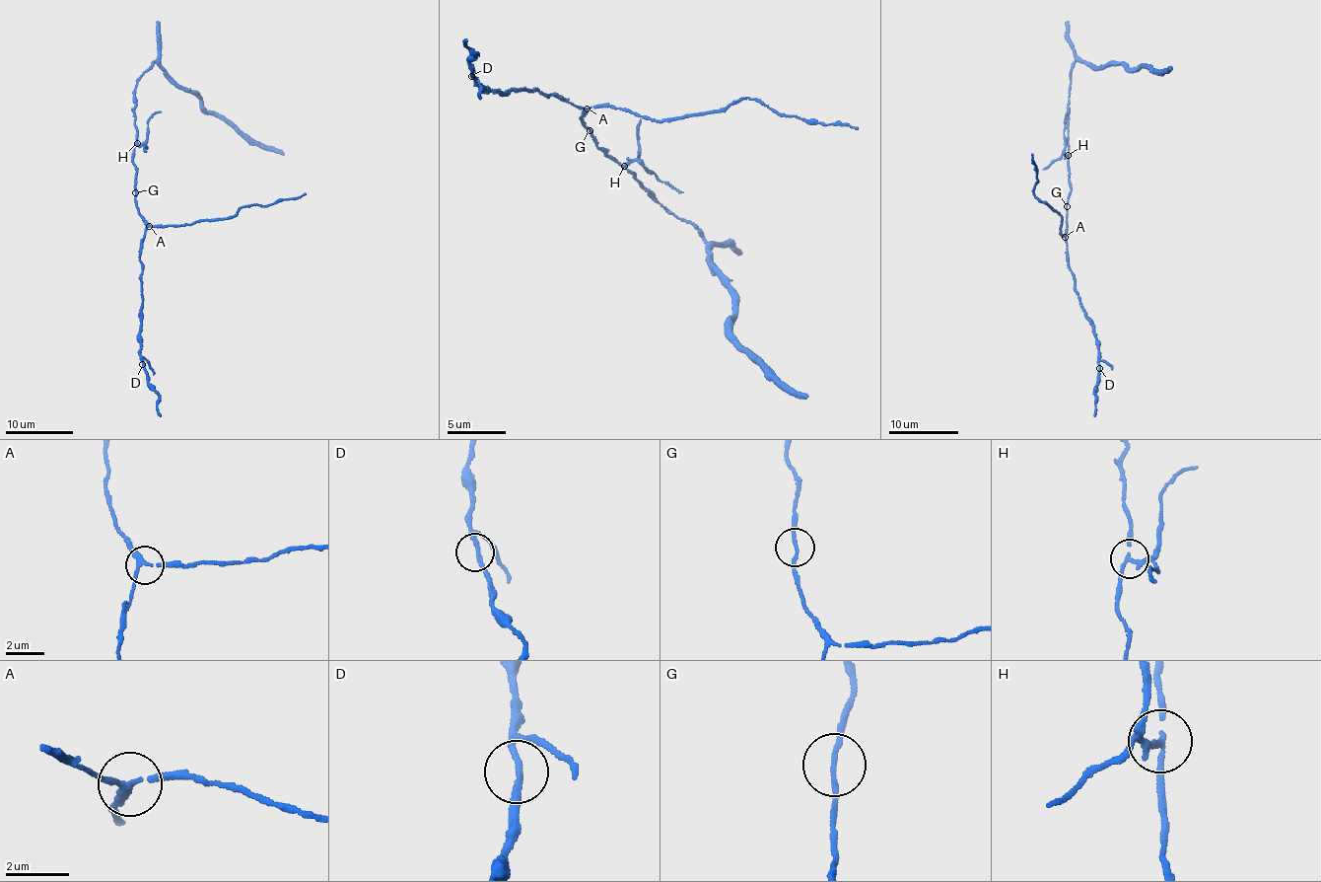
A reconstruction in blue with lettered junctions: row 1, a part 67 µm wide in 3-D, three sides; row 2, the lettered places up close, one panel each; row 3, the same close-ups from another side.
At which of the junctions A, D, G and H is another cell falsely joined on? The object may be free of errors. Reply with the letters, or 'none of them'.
H

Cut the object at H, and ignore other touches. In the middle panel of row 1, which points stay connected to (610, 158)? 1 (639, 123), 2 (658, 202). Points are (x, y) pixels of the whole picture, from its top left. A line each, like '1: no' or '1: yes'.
1: no
2: yes

